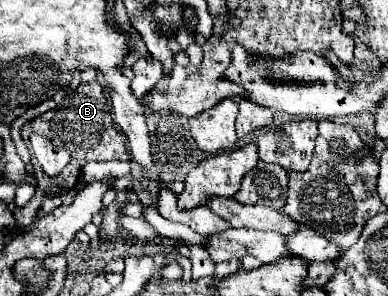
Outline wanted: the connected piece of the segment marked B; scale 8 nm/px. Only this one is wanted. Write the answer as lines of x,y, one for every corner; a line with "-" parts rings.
92,81
92,83
82,83
76,91
72,91
70,95
66,95
66,97
62,99
62,105
60,105
60,107
48,111
48,113
42,113
42,115
38,115
36,119
28,121
28,123
22,127
22,139
24,139
24,143
28,143
30,133
40,133
40,135
44,135
46,139
50,139
52,143
62,145
62,147
68,149
70,161
68,165
64,167
60,177
69,178
70,182
73,178
77,176
80,177
82,168
88,161
128,161
128,159
130,159
128,149
126,149
126,145
124,145
124,135
114,129
112,115
110,115
110,101
108,101
106,95
104,95
104,87
102,87
100,83
96,83
96,81

